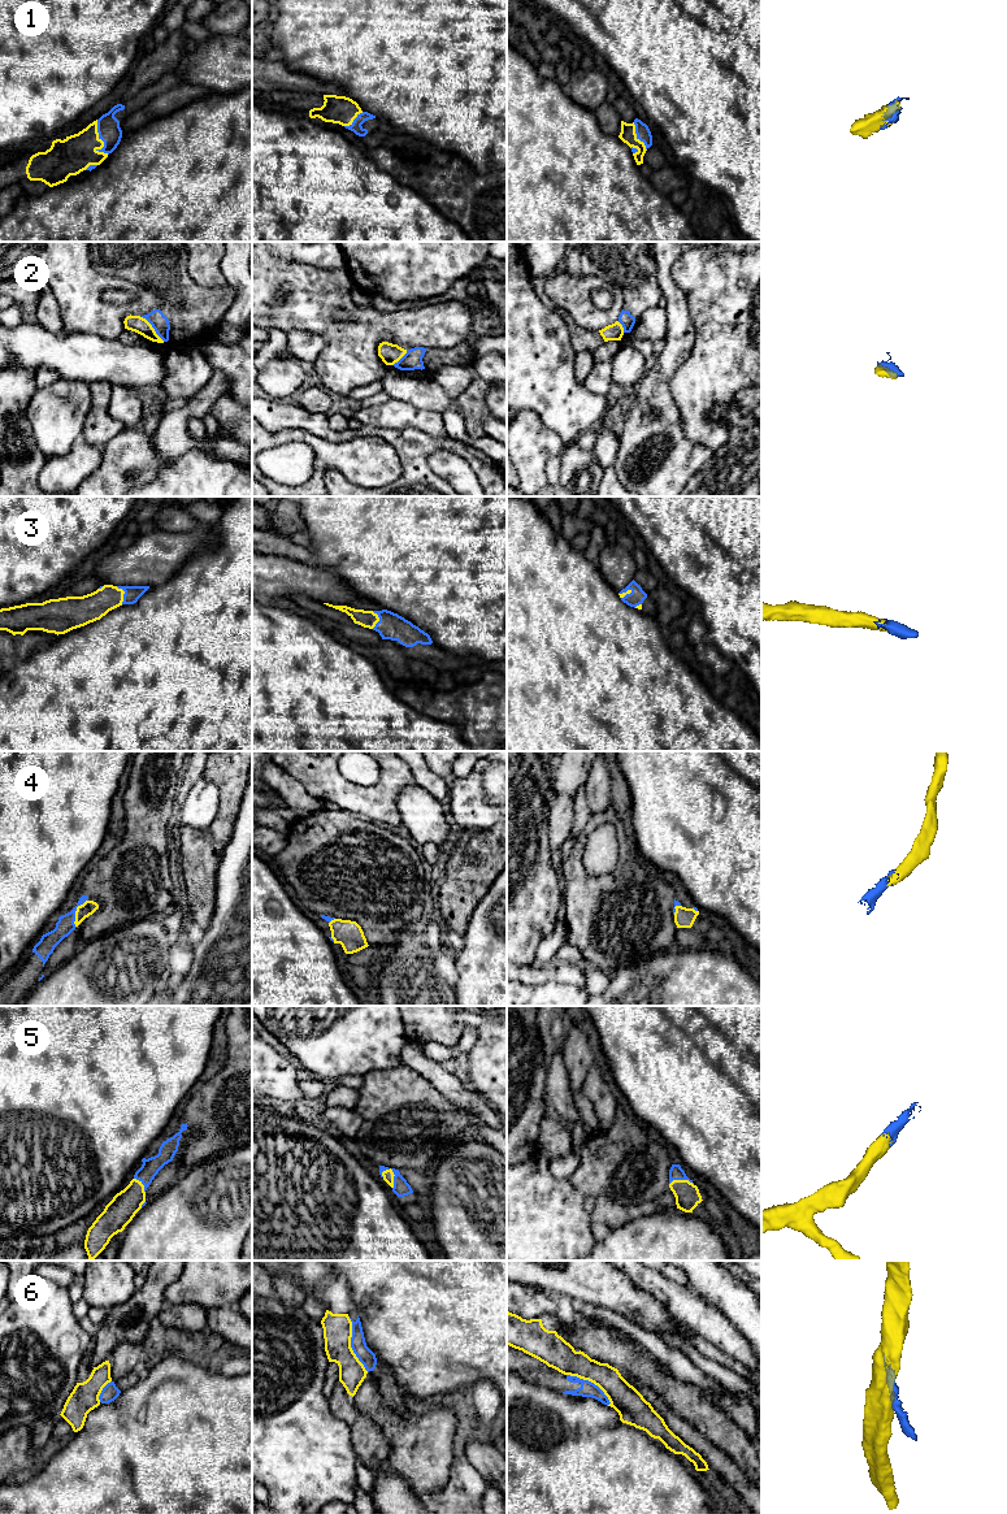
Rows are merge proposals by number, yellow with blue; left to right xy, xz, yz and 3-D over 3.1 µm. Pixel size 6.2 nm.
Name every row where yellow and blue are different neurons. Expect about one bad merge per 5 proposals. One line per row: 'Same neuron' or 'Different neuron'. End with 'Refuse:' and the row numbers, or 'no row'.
1: Same neuron
2: Same neuron
3: Same neuron
4: Same neuron
5: Same neuron
6: Different neuron
Refuse: 6

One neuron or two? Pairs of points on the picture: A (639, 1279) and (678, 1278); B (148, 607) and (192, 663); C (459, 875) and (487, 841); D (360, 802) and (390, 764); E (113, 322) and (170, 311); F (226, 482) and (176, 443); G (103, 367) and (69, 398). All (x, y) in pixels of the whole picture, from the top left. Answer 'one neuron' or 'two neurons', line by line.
A: two neurons
B: one neuron
C: one neuron
D: one neuron
E: two neurons
F: two neurons
G: two neurons

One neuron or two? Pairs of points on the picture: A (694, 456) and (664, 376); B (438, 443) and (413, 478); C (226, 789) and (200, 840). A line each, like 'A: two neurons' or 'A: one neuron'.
A: one neuron
B: one neuron
C: one neuron

